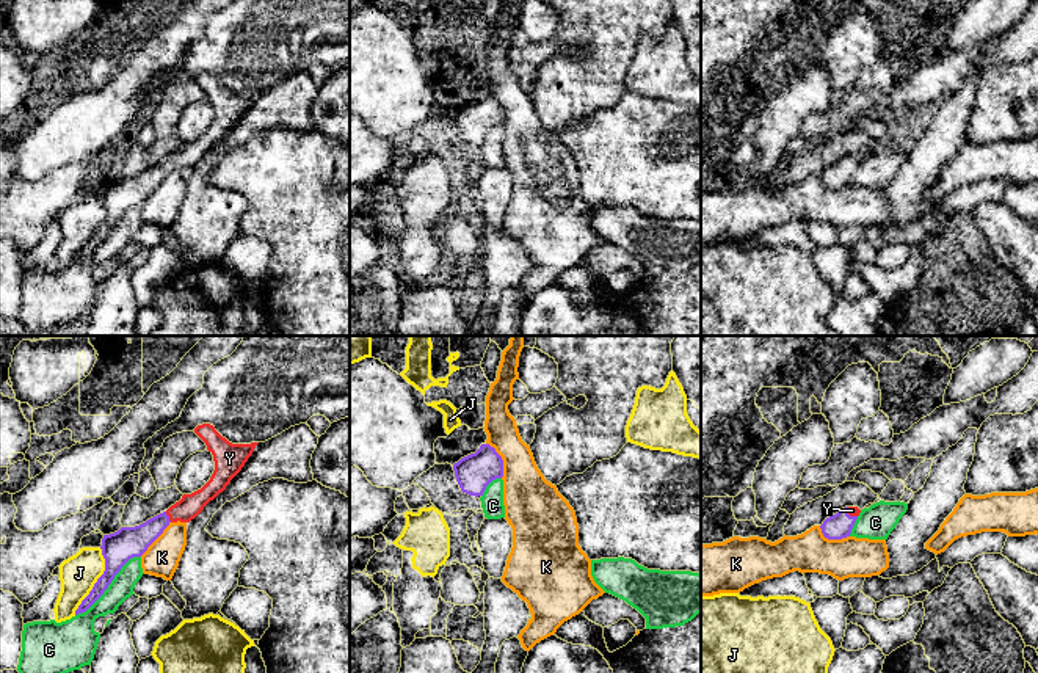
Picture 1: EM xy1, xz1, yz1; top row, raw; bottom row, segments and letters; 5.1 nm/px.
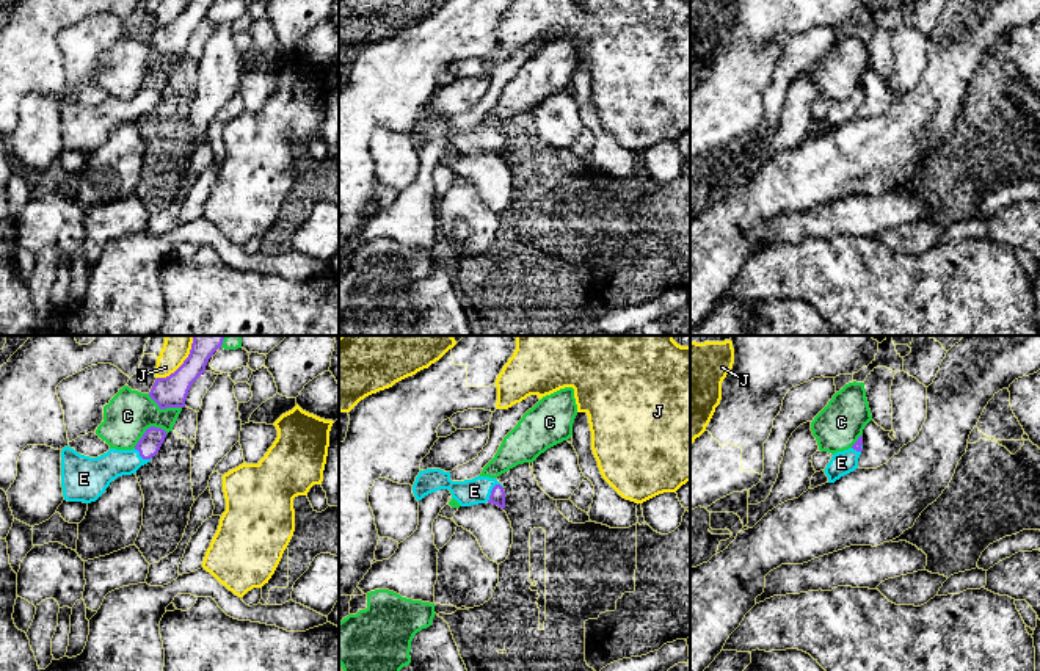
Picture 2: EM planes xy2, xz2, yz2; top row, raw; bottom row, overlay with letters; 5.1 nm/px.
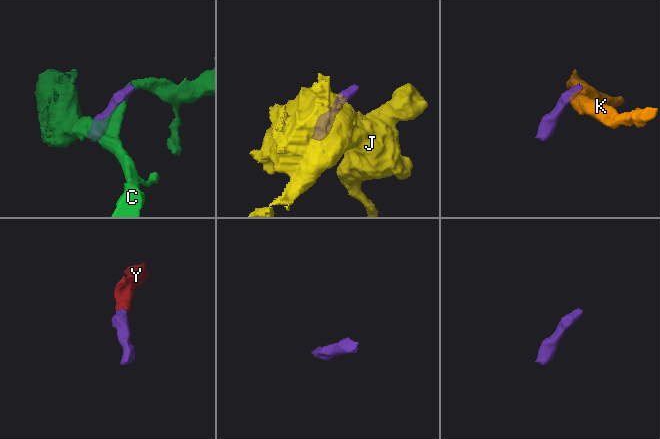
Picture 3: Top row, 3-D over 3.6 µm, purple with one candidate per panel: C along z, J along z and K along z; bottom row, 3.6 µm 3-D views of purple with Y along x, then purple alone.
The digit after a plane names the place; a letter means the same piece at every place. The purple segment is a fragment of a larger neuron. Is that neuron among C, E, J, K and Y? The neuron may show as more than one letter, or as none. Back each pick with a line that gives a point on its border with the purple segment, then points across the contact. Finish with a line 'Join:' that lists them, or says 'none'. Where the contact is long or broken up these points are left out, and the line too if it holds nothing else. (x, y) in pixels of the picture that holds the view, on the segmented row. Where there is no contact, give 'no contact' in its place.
E: xz2 (491, 491) | across xz2 (498, 494), (491, 491), (474, 491)
Y: xy1 (168, 516) | across xy1 (129, 542), (137, 540), (168, 516), (190, 505)
Join: E, Y

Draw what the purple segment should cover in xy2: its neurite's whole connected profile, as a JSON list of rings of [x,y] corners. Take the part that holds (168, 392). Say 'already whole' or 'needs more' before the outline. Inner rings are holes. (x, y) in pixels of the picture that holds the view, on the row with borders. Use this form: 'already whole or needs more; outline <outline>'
already whole; outline [[[193,336],[188,357],[169,376],[157,378],[149,397],[160,409],[184,408],[191,384],[205,372],[213,353],[221,348],[226,336]]]

